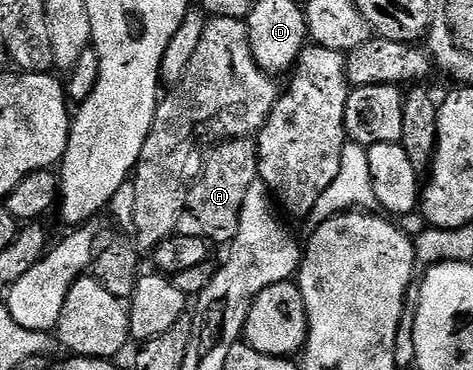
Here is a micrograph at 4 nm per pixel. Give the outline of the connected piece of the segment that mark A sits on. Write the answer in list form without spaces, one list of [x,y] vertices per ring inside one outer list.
[[[234,137],[232,141],[220,142],[208,156],[204,158],[199,176],[188,186],[187,212],[199,219],[204,236],[214,246],[225,247],[235,239],[239,231],[239,215],[243,211],[247,190],[251,183],[259,180],[257,142],[248,137]]]

